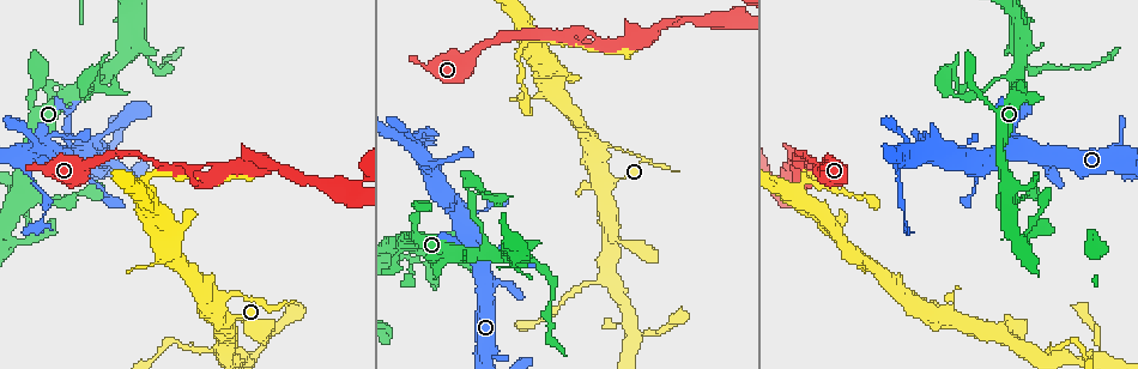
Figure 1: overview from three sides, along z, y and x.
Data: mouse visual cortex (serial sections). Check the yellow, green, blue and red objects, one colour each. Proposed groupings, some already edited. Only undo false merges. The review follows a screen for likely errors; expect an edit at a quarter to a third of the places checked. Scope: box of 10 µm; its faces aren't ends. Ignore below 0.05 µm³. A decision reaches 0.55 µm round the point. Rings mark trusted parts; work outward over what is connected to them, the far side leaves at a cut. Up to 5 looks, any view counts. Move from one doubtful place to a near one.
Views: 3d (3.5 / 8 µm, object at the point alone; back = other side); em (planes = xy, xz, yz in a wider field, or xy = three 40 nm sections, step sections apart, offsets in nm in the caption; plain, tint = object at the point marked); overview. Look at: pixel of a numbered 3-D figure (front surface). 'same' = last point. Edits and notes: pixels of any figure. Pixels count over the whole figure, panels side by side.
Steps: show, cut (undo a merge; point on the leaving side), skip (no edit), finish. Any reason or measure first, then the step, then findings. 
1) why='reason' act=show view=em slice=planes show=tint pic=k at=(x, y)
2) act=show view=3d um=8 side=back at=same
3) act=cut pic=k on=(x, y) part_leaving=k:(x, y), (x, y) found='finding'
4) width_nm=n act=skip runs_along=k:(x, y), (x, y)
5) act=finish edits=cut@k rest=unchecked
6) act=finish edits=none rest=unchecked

act=show view=3d um=8 pic=1 at=(1100, 348)

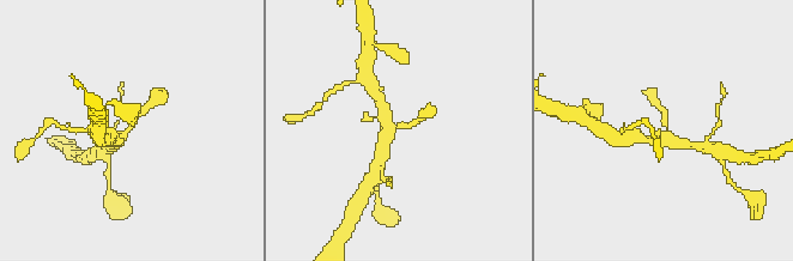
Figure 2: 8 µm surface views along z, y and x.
act=show view=3d um=3.5 side=back at=same

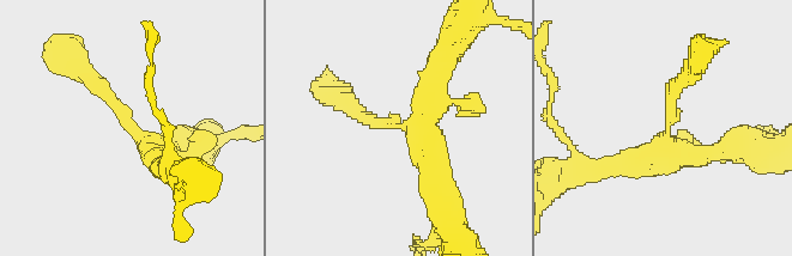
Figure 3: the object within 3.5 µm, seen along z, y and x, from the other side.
act=show view=em slice=xy step=5 show=tint pic=3 at=(665, 127)

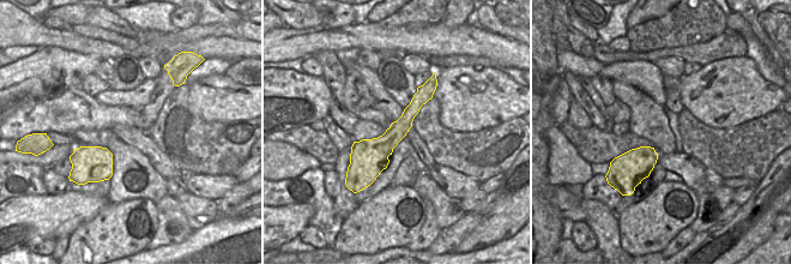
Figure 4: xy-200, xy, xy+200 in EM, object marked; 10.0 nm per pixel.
arm_widths_nm=200,300,350 act=skip runs_along=3:(163, 151), (156, 154), (79, 71) found='one cell here'

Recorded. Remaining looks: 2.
why='a fork' act=show view=3d um=3.5 pic=1 at=(176, 165)

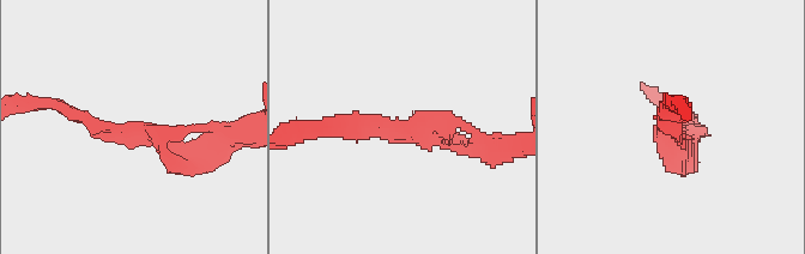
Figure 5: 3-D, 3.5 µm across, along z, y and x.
act=show view=em slice=xy step=1 show=tint pic=5 at=(408, 126)

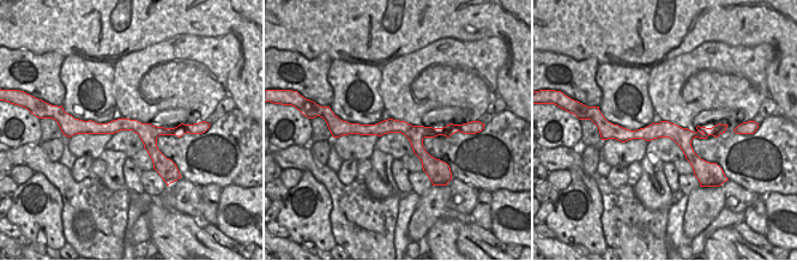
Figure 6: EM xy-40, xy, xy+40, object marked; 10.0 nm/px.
width_nm=190 act=skip runs_along=5:(62, 108), (95, 127), (213, 127) found='all the same cell'

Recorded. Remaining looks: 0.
act=finish edits=none rest=unchecked

